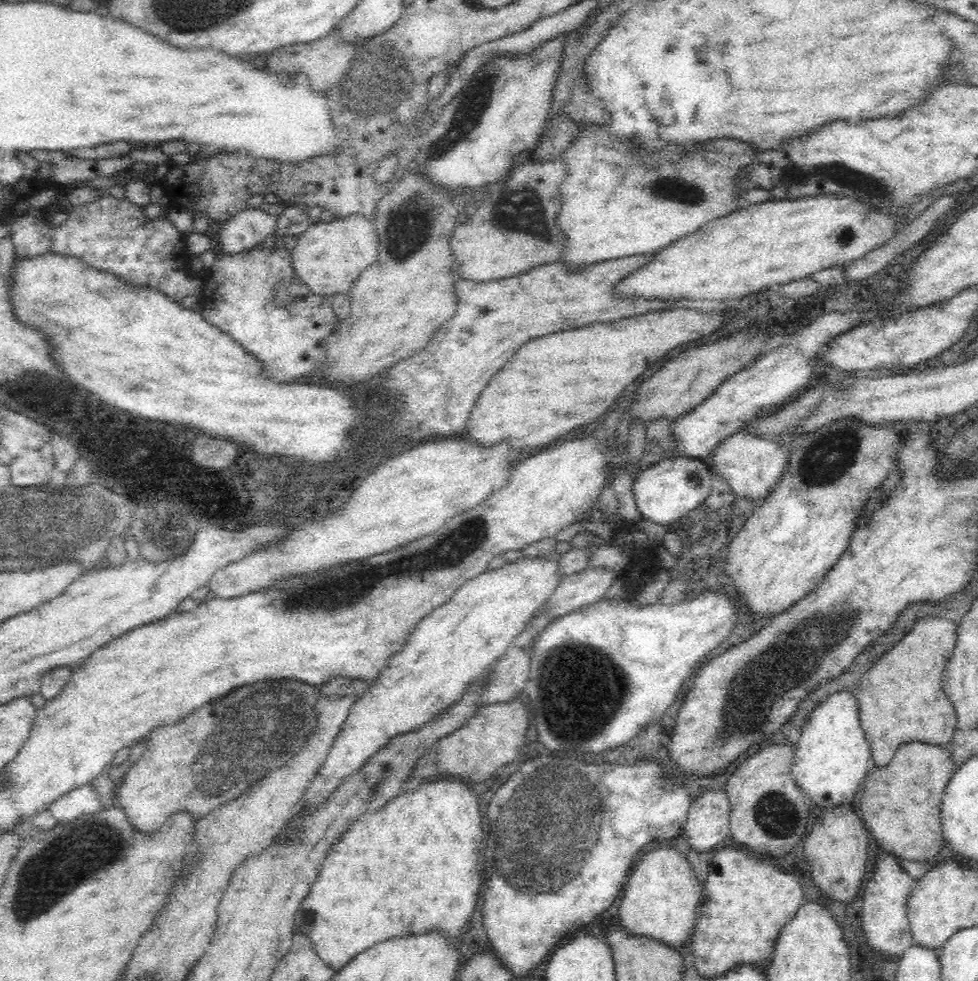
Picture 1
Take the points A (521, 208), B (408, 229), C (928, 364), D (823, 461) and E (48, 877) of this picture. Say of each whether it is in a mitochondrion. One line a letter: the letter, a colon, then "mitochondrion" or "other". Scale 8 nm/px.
A: mitochondrion
B: mitochondrion
C: other
D: mitochondrion
E: mitochondrion

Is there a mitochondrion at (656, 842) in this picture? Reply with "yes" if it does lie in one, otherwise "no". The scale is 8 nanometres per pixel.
no

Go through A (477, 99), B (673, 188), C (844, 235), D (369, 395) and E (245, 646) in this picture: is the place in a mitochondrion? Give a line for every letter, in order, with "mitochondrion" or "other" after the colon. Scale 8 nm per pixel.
A: mitochondrion
B: mitochondrion
C: mitochondrion
D: other
E: other

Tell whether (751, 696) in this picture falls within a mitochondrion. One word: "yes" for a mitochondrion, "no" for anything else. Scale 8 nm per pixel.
yes

